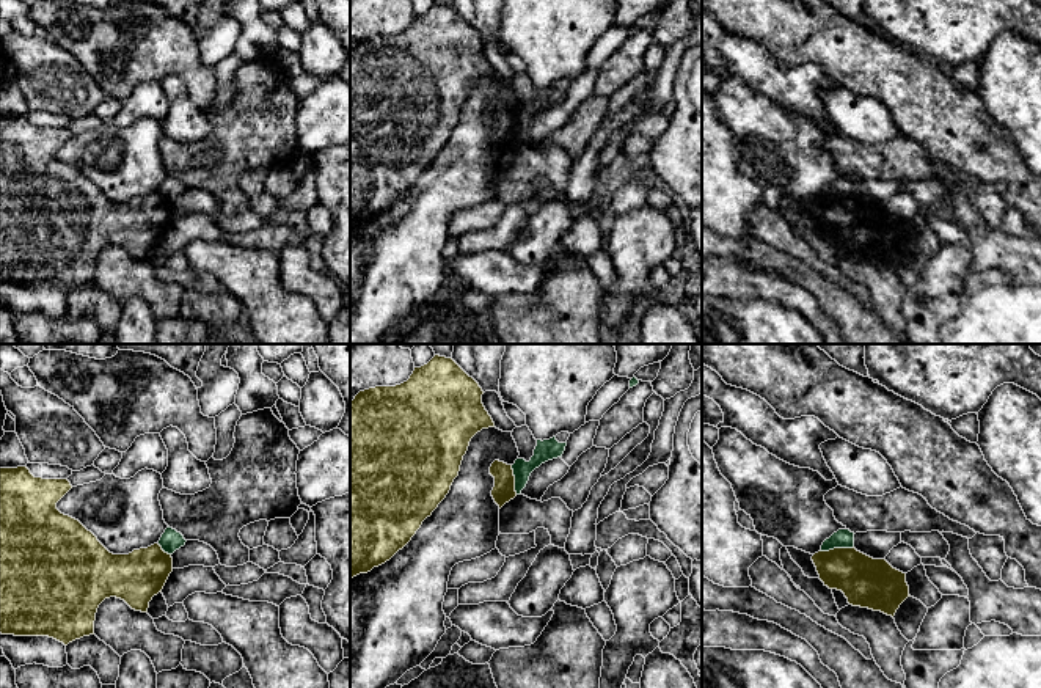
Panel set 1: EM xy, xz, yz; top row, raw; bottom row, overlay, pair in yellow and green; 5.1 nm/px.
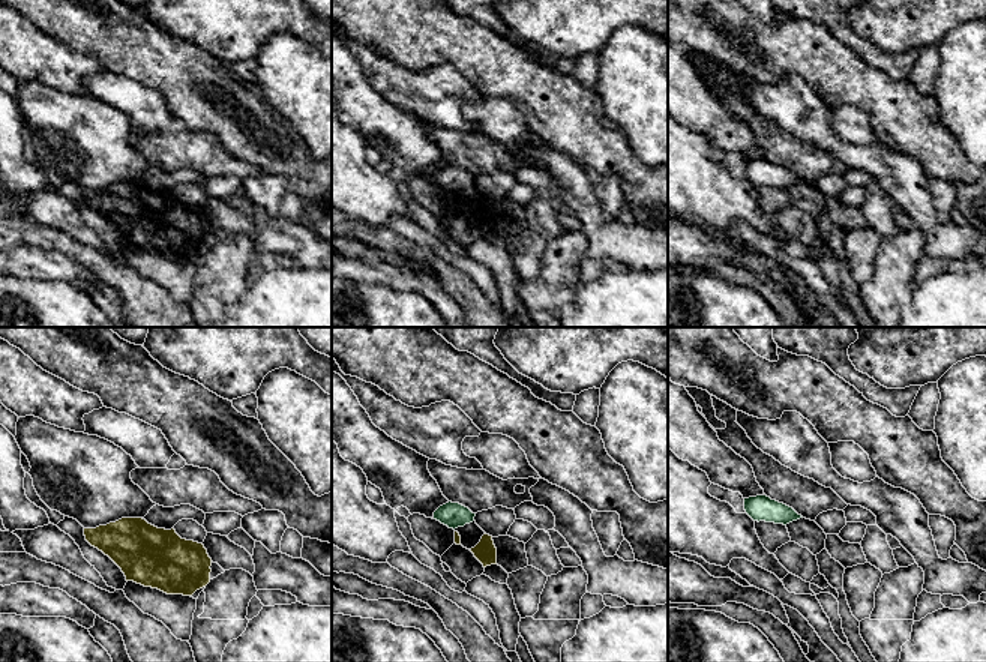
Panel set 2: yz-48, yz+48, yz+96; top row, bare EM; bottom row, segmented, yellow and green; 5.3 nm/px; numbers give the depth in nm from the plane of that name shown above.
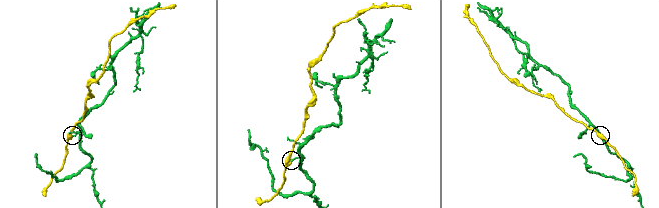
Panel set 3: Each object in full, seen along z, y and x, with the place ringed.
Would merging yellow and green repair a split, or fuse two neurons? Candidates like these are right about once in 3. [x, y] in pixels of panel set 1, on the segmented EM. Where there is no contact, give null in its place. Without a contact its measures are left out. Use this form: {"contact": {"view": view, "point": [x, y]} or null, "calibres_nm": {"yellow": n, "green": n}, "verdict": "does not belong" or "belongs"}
{"contact": {"view": "yz", "point": [836, 548]}, "calibres_nm": {"yellow": 260, "green": 100}, "verdict": "does not belong"}

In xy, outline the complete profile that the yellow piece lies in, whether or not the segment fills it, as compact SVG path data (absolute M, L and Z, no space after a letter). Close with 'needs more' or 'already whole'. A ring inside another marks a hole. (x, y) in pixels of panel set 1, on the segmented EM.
M27 467L0 468L0 633L14 636L49 636L64 646L94 635L99 605L110 597L124 600L132 609L148 613L149 602L162 592L173 558L159 543L129 554L110 553L79 520L61 514L57 503L72 489L68 479L35 478Z; already whole

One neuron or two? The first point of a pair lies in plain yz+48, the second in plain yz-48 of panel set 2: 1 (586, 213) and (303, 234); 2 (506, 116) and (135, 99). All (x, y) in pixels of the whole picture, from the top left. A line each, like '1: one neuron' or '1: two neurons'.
1: one neuron
2: one neuron

